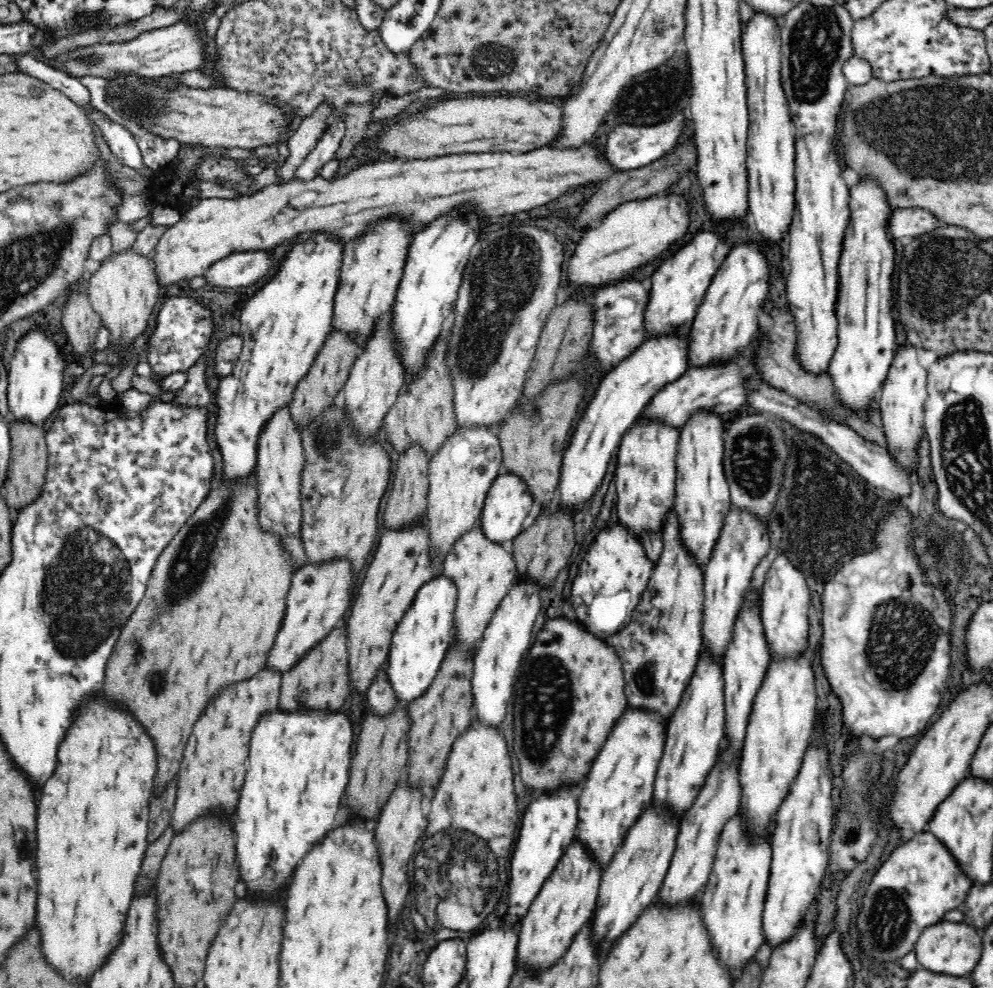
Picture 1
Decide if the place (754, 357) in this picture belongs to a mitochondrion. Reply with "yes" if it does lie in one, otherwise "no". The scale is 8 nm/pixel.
no

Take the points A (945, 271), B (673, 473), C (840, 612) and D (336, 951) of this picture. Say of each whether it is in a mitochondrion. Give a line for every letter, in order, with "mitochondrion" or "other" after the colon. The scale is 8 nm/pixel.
A: mitochondrion
B: other
C: other
D: other

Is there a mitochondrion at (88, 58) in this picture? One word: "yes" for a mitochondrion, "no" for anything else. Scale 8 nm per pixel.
yes

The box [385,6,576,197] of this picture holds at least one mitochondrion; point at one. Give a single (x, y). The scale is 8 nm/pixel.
(494, 62)

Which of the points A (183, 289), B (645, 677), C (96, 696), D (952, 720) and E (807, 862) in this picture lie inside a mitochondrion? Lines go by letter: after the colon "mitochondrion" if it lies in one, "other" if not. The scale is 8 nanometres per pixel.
A: other
B: mitochondrion
C: other
D: other
E: other

